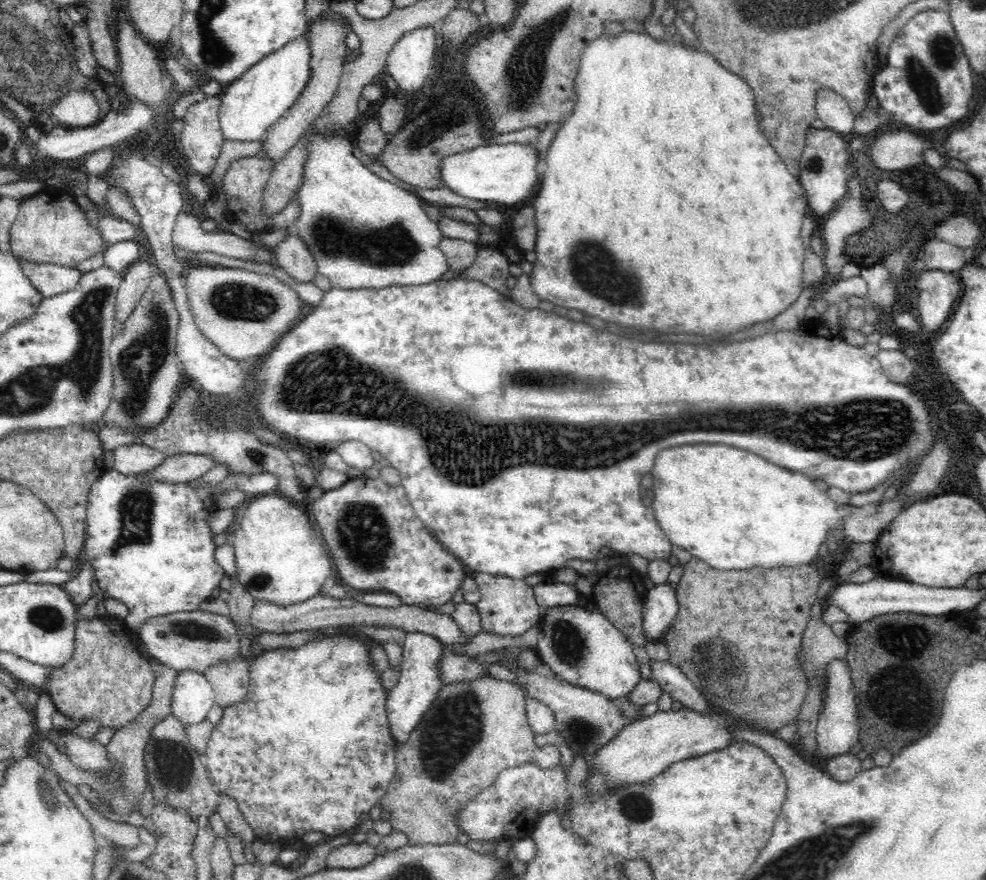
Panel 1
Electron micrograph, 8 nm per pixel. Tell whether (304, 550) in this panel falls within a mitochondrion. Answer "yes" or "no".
no

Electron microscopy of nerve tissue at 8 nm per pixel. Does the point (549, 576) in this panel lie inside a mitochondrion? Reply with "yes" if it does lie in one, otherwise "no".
no

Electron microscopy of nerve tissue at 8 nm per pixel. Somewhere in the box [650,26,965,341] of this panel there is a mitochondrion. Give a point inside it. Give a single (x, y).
(941, 55)

